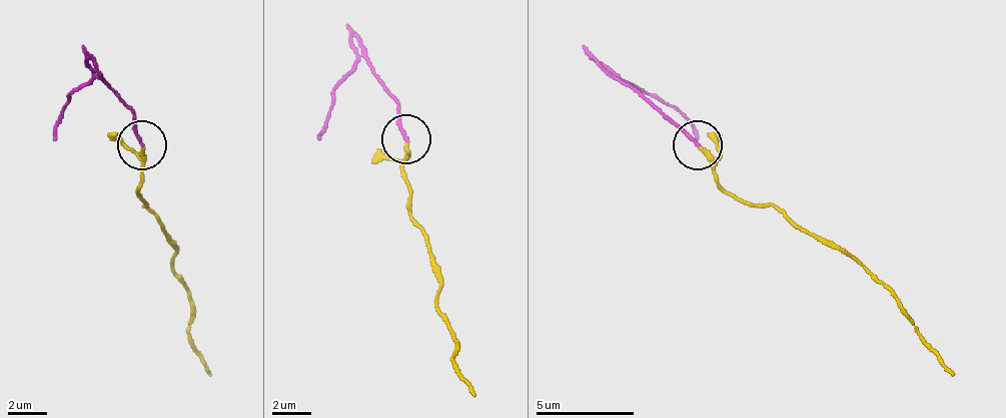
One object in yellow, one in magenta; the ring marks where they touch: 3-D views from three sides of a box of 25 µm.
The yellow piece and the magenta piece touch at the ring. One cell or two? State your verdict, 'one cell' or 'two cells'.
two cells

